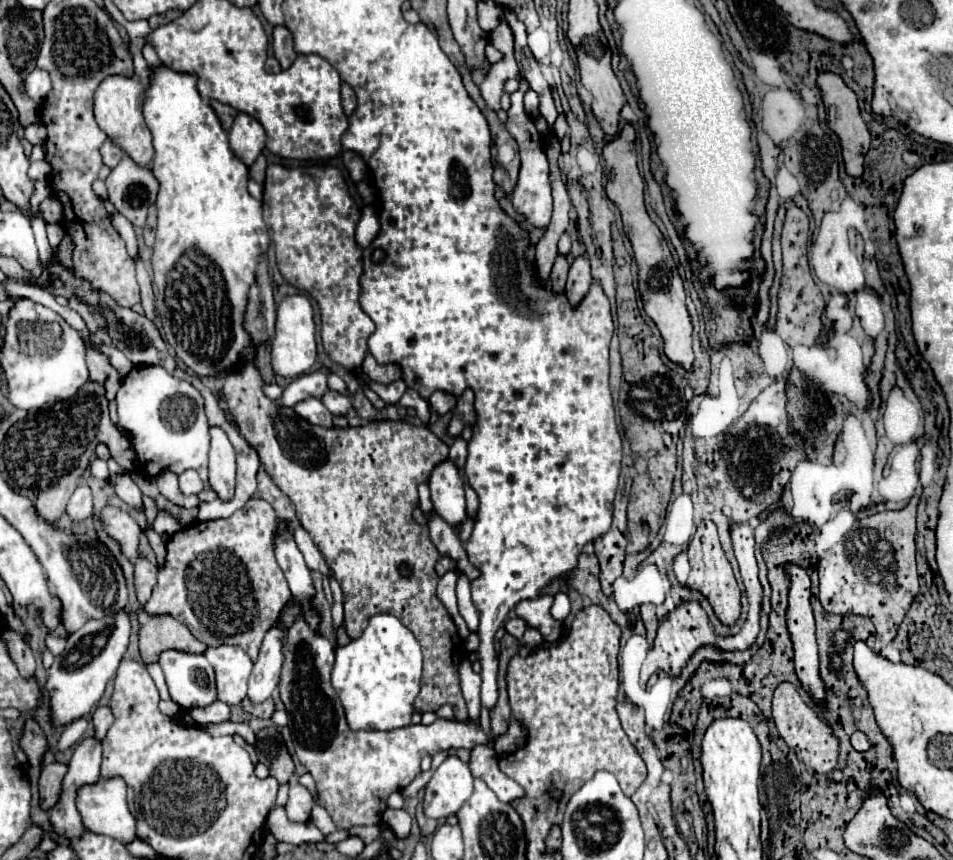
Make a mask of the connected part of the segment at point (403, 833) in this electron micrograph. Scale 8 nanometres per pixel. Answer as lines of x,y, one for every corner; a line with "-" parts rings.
386,810
384,814
382,814
382,820
390,826
390,830
394,832
394,836
398,838
398,840
404,840
404,838
408,838
408,834
410,834
410,814
406,812
406,810

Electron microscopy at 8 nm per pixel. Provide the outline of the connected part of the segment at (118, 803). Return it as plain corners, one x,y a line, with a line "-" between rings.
122,778
114,780
98,780
98,784
92,784
90,788
80,788
78,800
76,800
78,812
82,814
82,820
86,828
90,828
96,834
110,836
114,840
120,840
122,844
134,842
136,836
136,818
130,814
126,804
126,784

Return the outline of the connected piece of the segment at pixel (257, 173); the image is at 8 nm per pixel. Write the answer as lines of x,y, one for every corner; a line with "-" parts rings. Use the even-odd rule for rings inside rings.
260,154
258,160
250,166
250,178
256,180
258,184
262,184
264,182
264,170
266,170
266,158
264,158
264,154

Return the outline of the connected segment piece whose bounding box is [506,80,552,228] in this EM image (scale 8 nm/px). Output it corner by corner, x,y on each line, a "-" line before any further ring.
520,80
520,90
514,92
512,98
512,108
508,110
508,122
506,122
506,130
510,132
510,136
518,142
518,150
520,150
520,178
518,184
512,192
512,204
516,208
516,212
520,212
532,226
536,228
546,228
552,216
552,188
550,188
550,166
544,154
544,138
542,134
536,130
532,118
526,114
522,98
524,92
528,90
528,84
524,80

